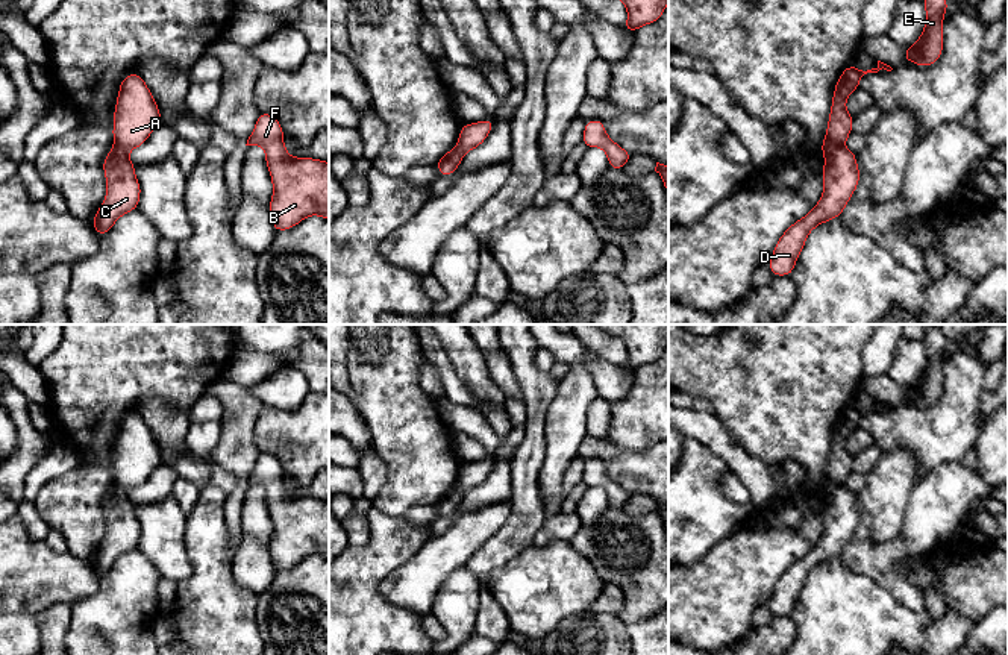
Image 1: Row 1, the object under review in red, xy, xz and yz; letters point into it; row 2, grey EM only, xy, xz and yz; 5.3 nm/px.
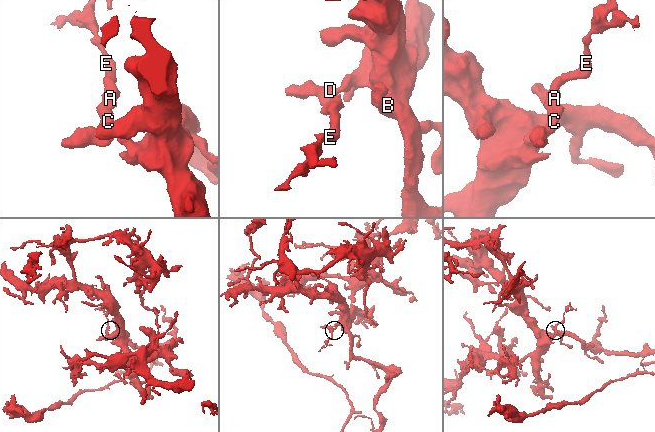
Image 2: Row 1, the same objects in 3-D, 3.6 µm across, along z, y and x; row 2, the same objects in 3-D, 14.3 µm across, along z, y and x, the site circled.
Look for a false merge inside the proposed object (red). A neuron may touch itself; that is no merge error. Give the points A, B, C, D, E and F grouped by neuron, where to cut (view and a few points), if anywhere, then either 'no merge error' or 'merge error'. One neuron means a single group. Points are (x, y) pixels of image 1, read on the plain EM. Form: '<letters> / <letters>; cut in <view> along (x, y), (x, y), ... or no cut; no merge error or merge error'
A E / B C D F; cut in yz along (842, 484), (826, 498); merge error

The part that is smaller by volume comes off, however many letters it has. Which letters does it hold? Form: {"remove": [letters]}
{"remove": ["A", "E"]}

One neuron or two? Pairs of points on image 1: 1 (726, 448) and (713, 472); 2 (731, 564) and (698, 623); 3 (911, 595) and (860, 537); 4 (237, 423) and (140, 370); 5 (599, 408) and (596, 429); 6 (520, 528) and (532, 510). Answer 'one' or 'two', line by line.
1: two
2: one
3: one
4: two
5: one
6: one

